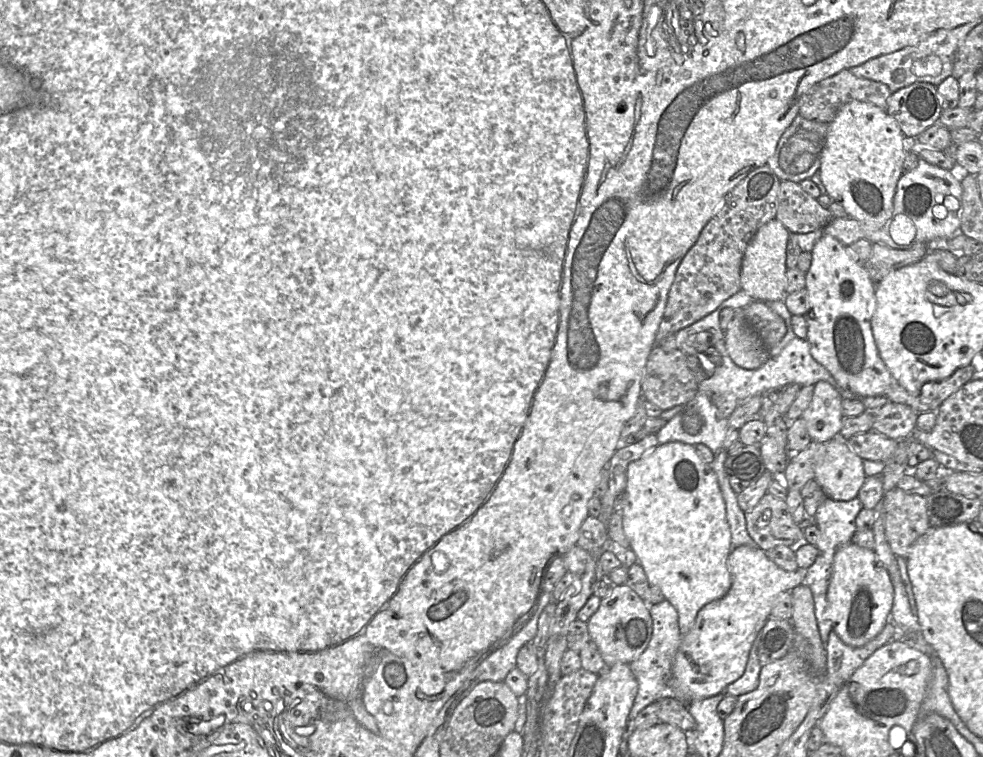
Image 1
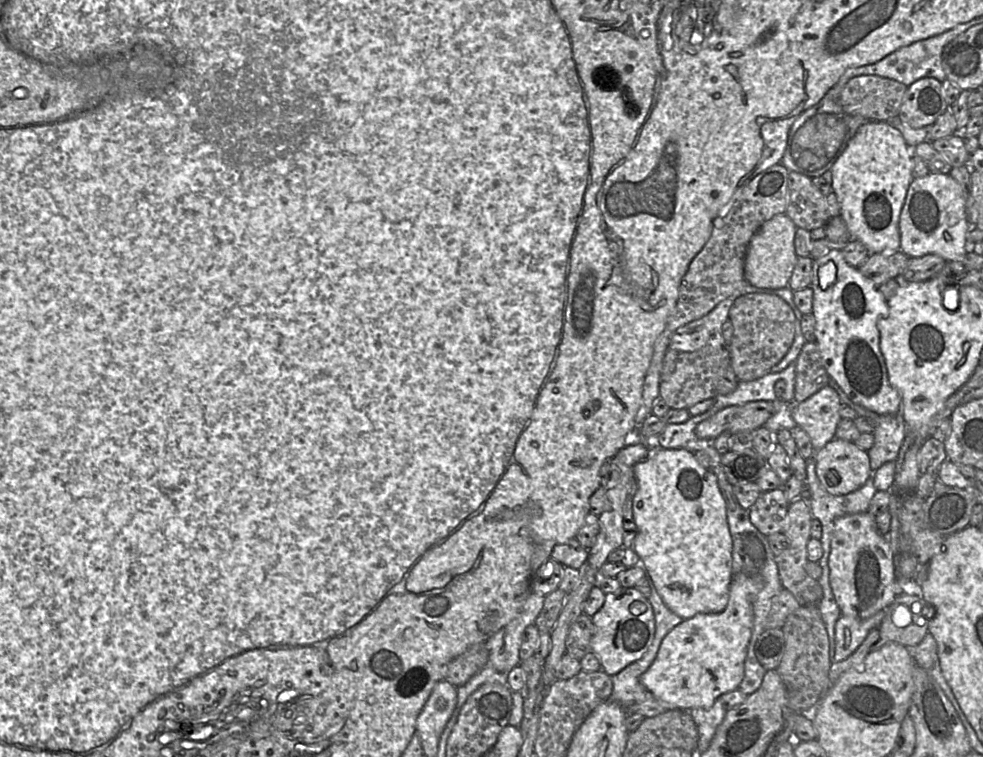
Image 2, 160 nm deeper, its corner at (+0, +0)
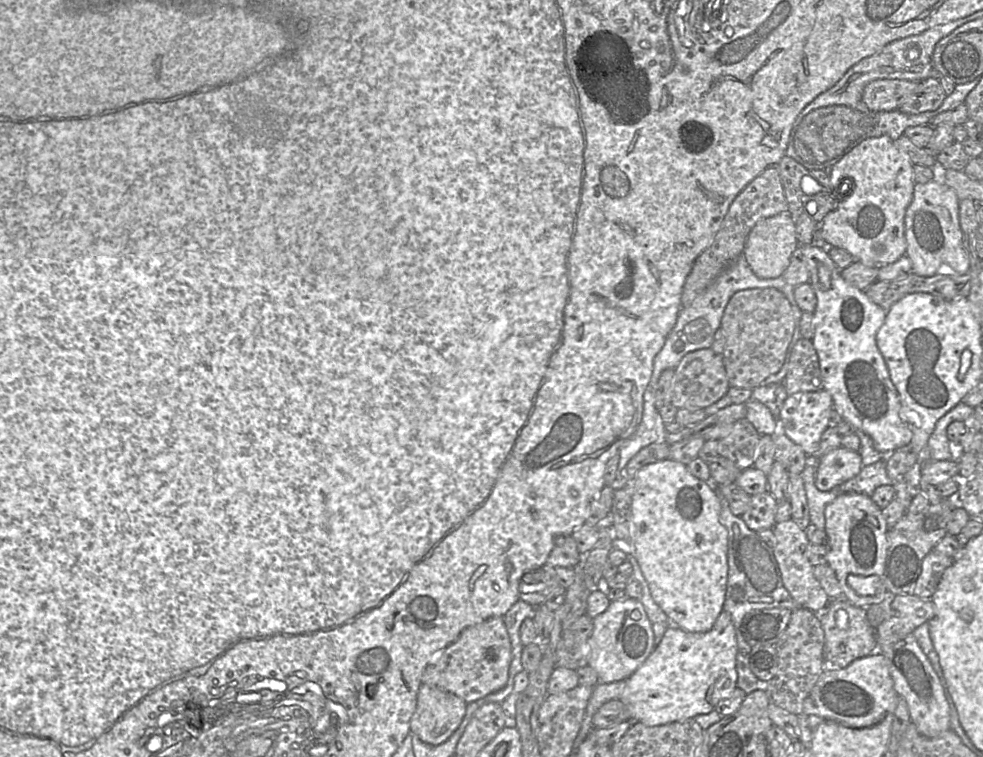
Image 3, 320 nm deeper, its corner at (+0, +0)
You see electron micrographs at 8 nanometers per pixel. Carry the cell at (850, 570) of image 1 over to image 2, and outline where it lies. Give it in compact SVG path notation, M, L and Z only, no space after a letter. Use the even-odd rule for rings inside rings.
M867 512L845 515L834 522L828 559L829 581L841 615L864 620L890 606L900 592L895 574L893 554L888 541L876 531L875 518Z

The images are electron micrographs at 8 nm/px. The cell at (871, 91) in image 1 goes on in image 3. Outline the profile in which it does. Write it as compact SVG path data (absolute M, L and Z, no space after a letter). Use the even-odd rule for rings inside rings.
M902 79L873 80L865 86L862 101L871 111L898 110L919 83Z

